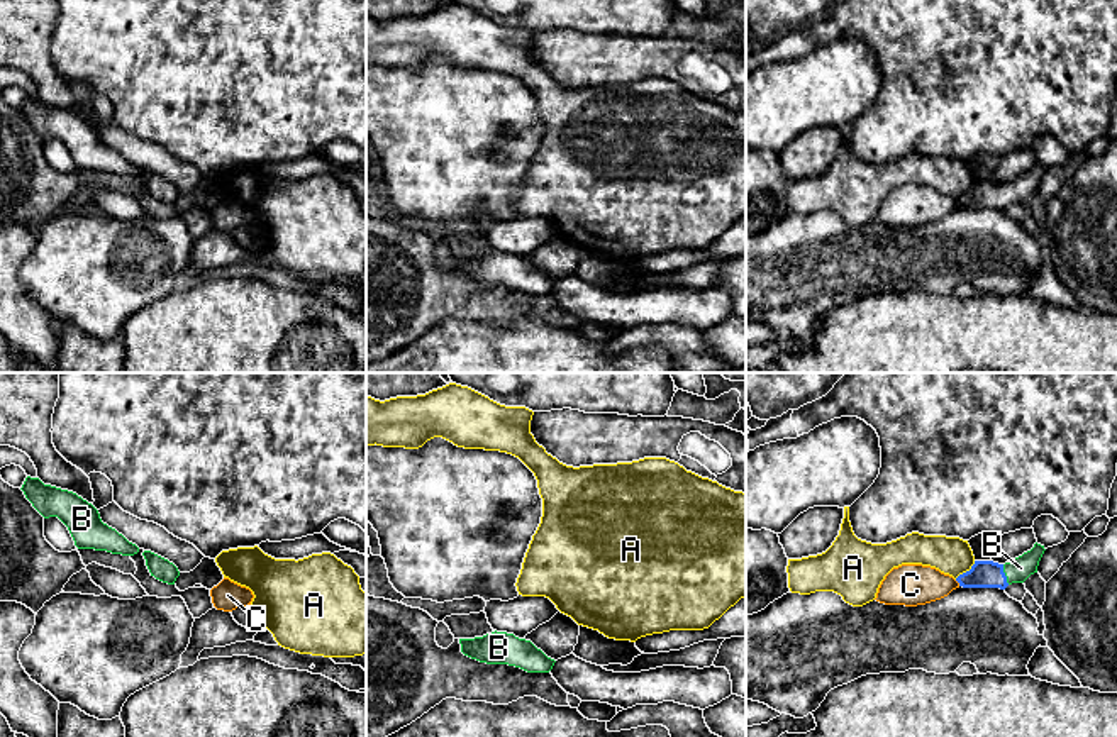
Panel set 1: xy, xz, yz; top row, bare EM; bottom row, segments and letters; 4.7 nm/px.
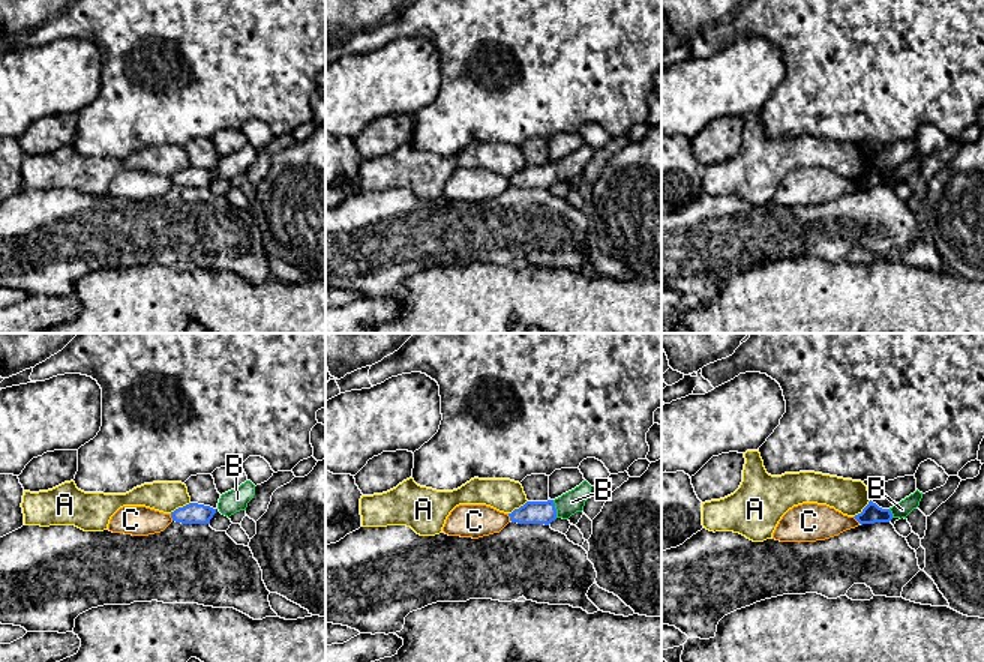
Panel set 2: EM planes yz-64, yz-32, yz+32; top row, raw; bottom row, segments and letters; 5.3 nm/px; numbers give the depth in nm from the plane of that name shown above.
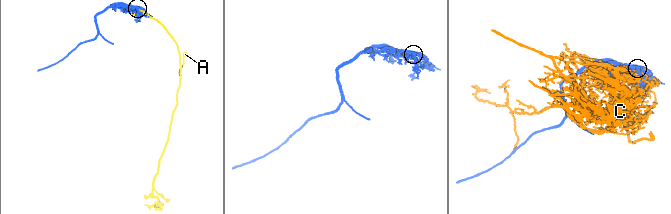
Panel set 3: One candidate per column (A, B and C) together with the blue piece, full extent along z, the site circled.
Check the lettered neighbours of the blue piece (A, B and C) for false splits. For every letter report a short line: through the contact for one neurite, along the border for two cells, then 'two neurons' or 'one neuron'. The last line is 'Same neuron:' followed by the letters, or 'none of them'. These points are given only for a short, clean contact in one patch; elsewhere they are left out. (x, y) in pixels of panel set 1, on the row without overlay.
A: two neurons
B: yz (983, 193), (1004, 195), (1021, 188) | one neuron
C: two neurons
Same neuron: B

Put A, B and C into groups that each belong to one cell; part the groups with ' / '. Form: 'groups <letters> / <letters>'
groups A / B / C

